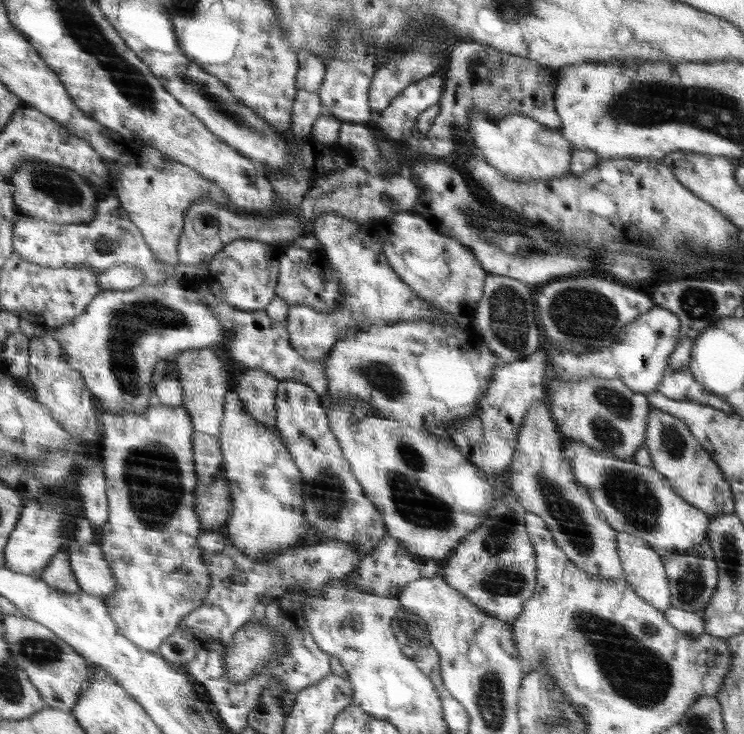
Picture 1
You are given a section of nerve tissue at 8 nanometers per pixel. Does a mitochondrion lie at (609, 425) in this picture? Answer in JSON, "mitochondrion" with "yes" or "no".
{"mitochondrion":"yes"}

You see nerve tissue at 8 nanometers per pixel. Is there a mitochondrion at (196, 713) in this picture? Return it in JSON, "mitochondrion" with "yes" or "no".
{"mitochondrion":"yes"}

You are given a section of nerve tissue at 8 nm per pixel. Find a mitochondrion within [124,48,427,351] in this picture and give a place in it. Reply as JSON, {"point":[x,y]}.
{"point":[216,102]}

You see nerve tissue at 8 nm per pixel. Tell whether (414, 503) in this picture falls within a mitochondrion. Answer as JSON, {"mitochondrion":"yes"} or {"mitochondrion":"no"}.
{"mitochondrion":"yes"}

